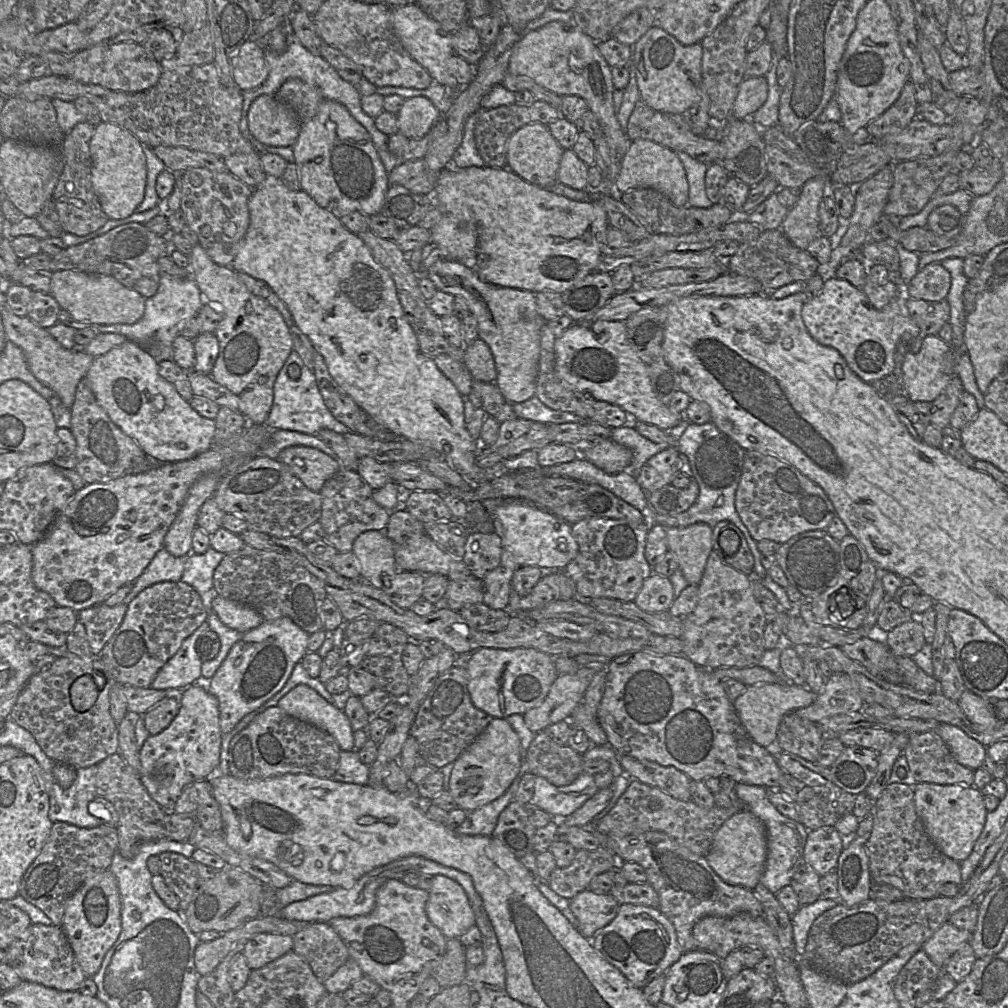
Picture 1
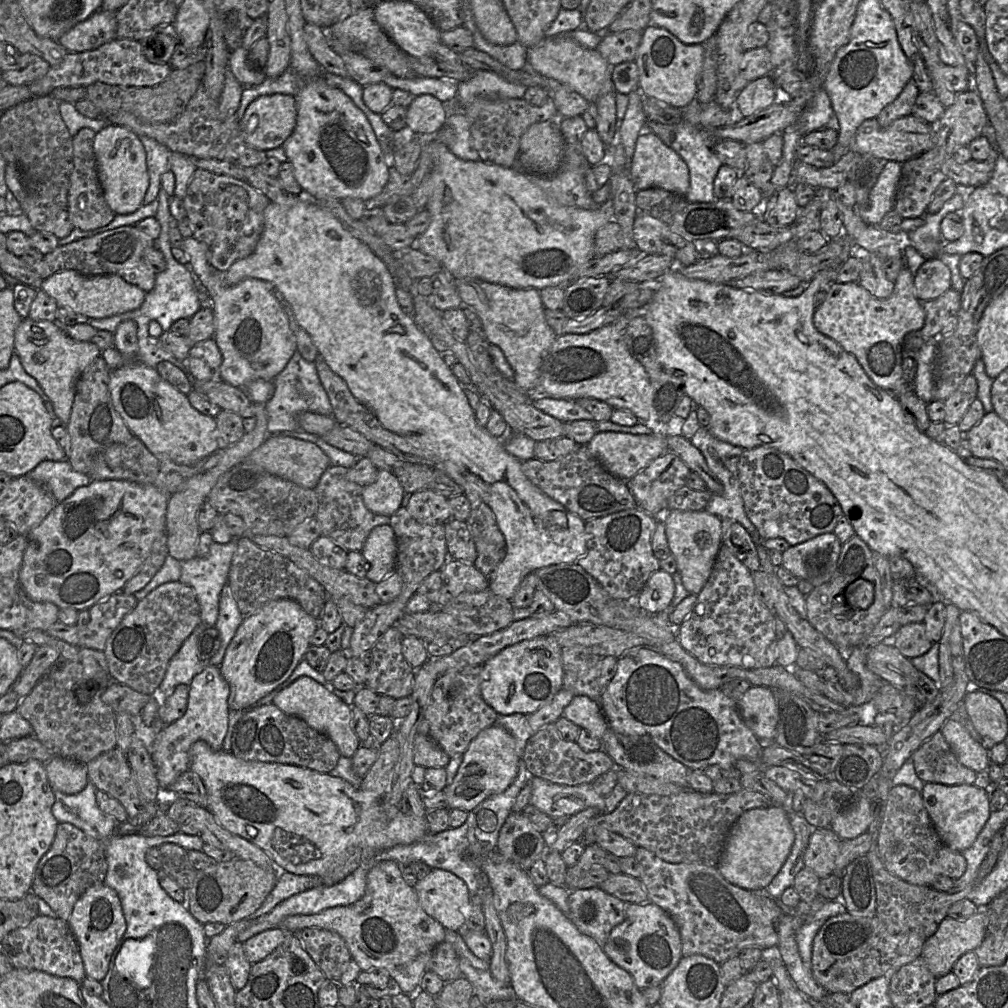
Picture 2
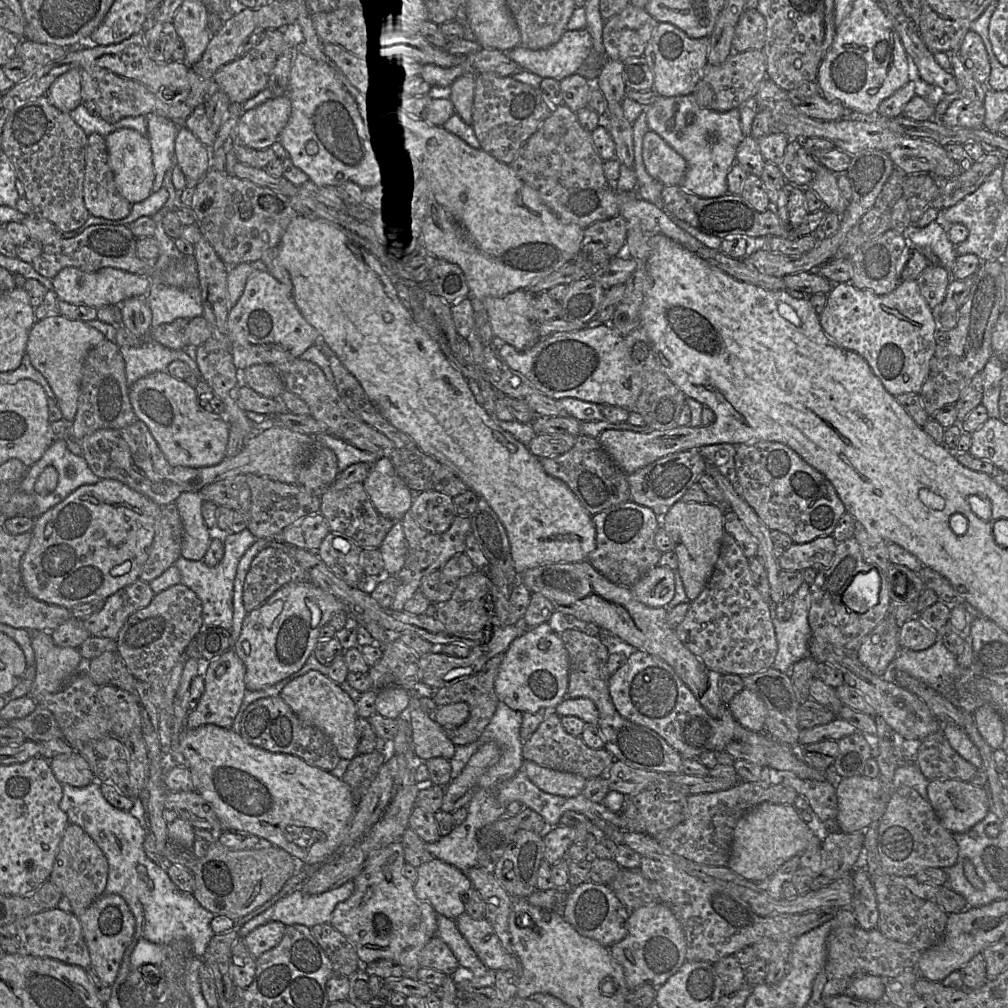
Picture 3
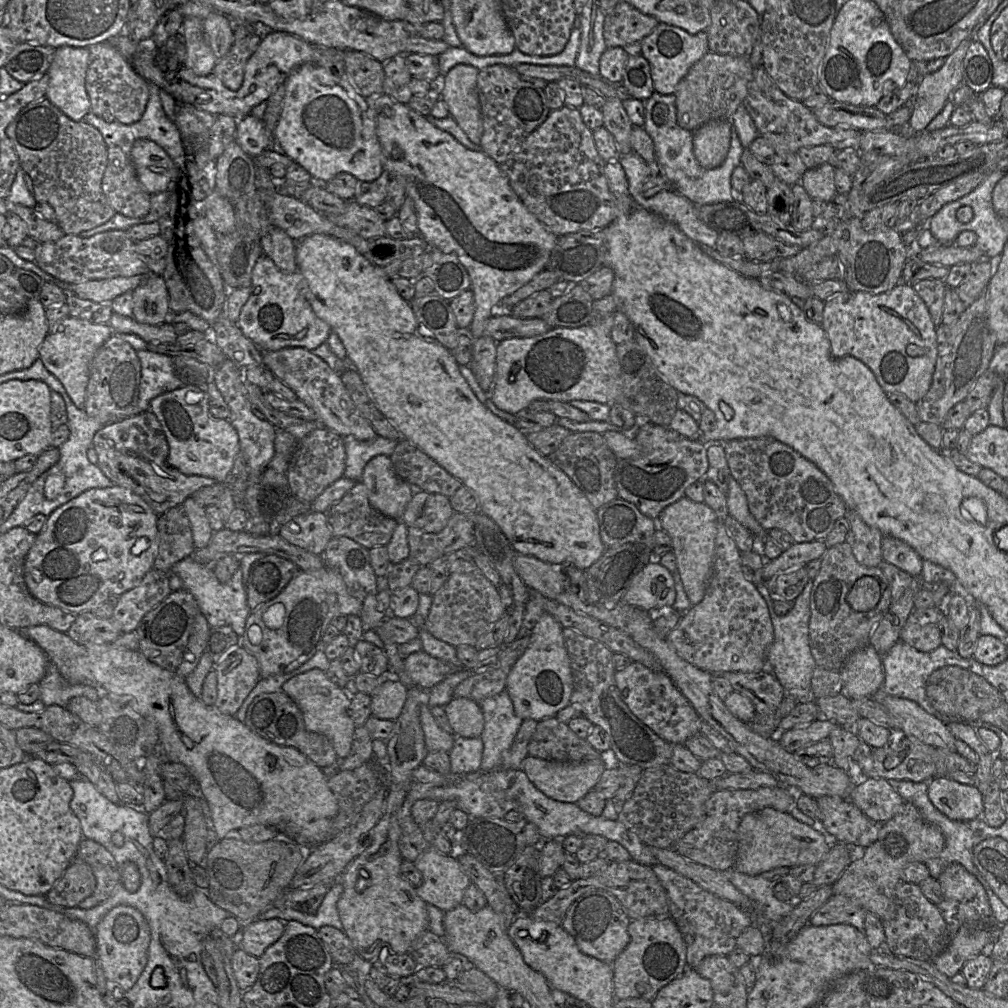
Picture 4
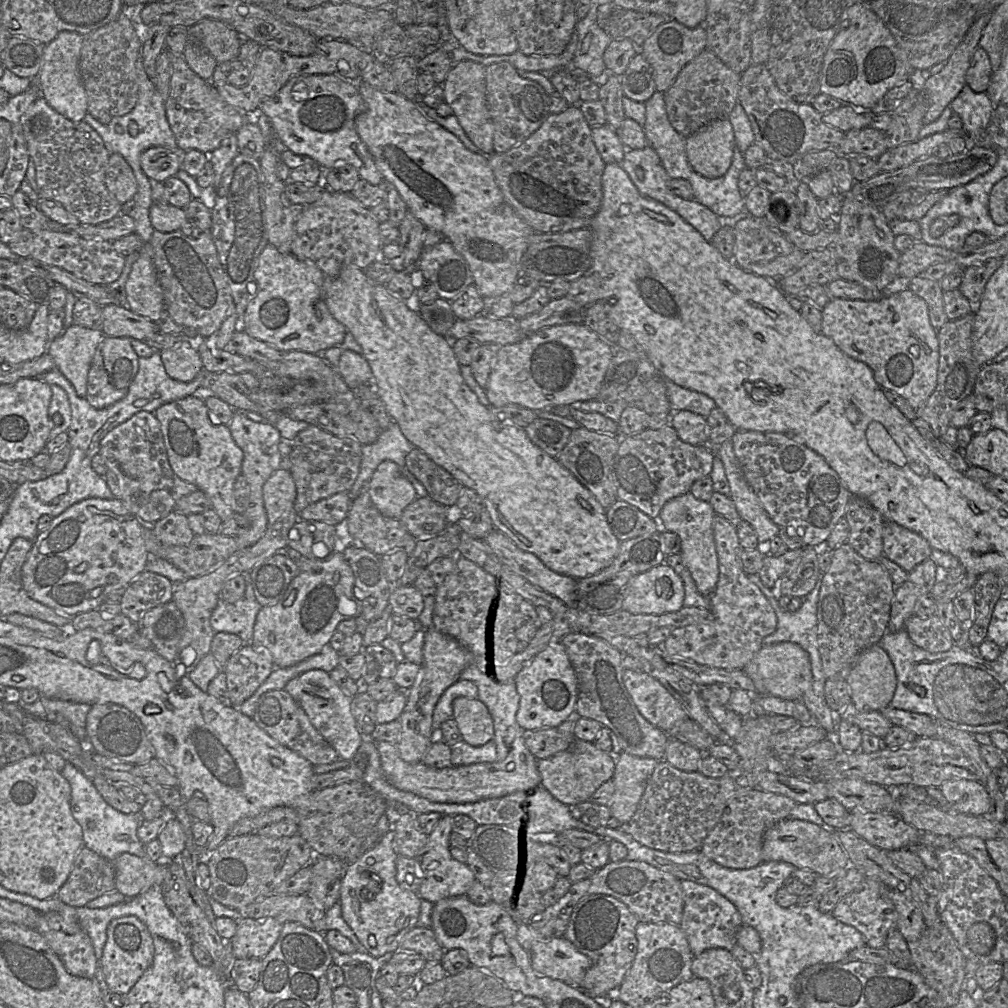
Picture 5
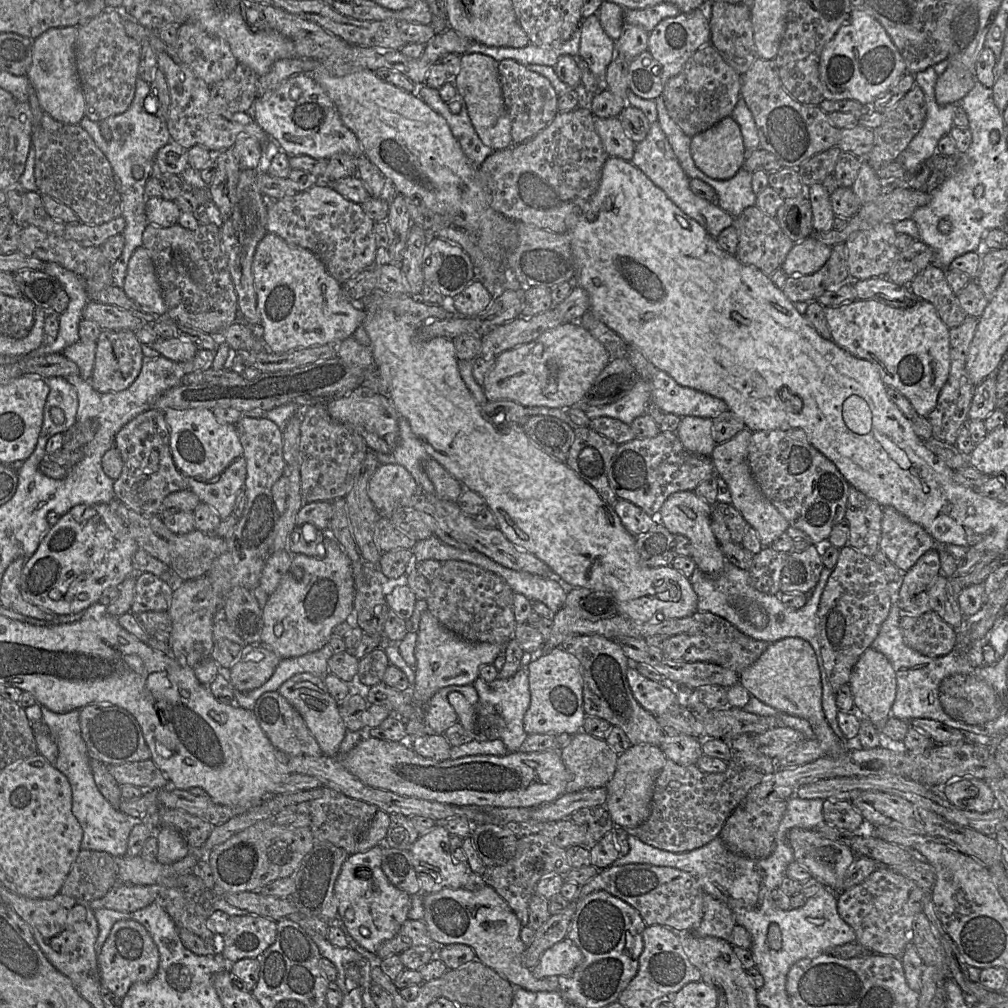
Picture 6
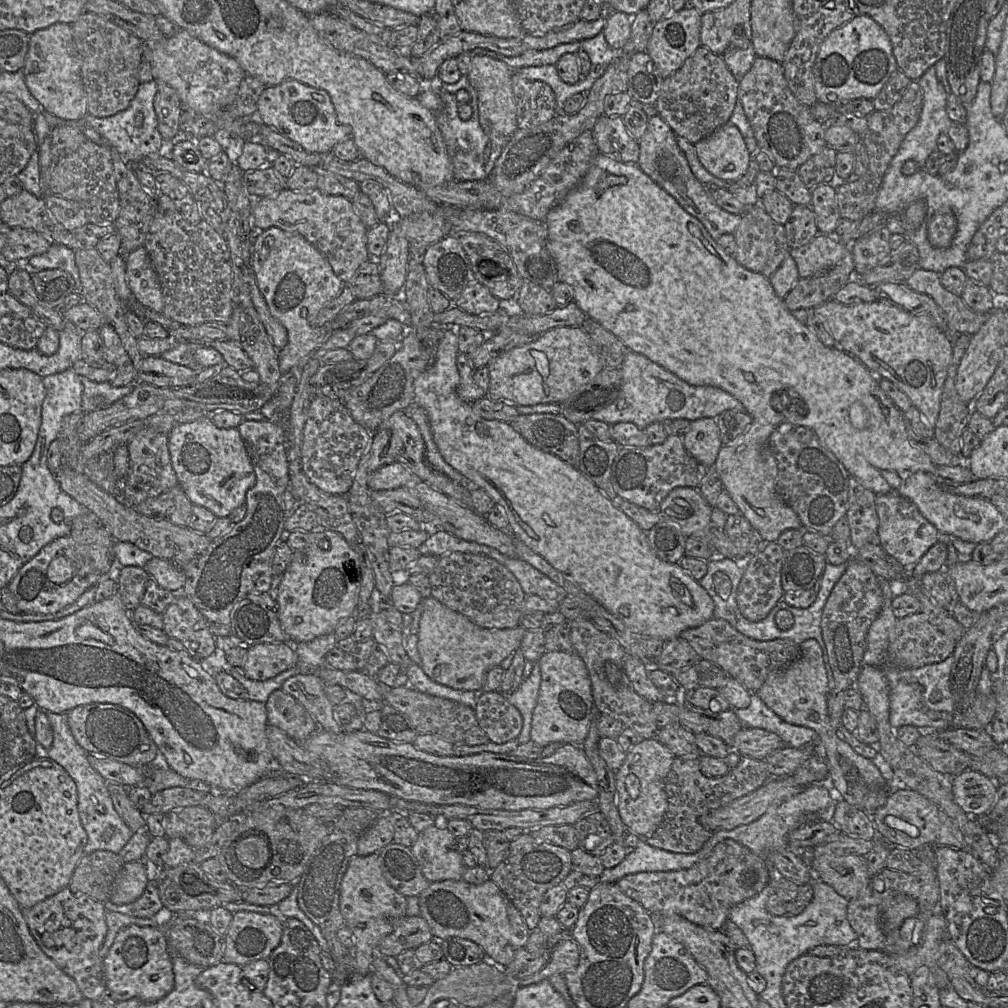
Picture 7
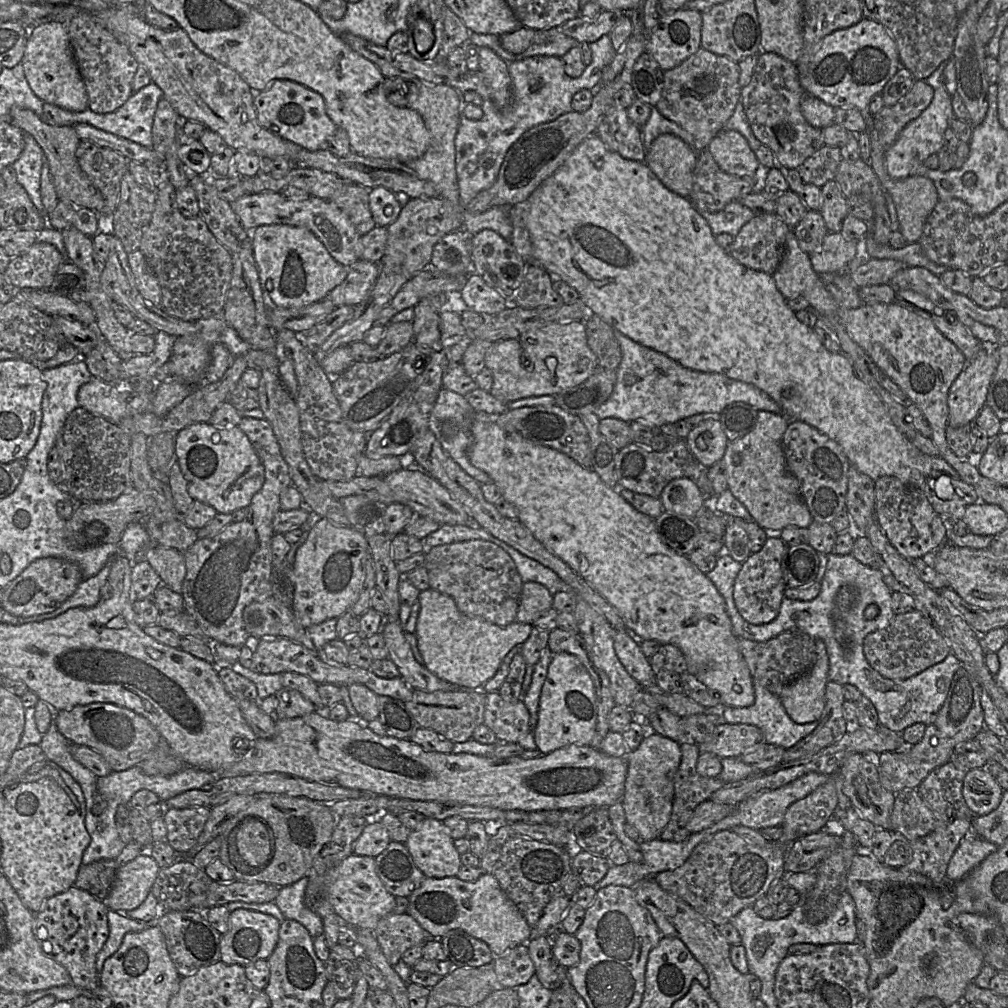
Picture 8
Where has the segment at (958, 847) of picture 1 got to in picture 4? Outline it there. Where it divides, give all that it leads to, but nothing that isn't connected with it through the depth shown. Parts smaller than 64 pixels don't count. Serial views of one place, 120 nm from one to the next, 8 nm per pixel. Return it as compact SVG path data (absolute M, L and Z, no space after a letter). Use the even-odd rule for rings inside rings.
M936 777L929 781L928 796L933 805L951 820L983 818L983 794L975 785L966 785L949 777Z

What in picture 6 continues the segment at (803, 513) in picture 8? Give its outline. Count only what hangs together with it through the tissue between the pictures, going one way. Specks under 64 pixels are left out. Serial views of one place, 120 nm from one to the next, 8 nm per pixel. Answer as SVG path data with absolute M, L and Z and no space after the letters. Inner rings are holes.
M744 428L730 440L716 444L711 458L714 464L715 474L721 476L728 484L733 506L742 514L744 519L758 533L763 547L769 547L774 540L790 527L787 519L763 494L756 483L747 460L748 445L753 431Z

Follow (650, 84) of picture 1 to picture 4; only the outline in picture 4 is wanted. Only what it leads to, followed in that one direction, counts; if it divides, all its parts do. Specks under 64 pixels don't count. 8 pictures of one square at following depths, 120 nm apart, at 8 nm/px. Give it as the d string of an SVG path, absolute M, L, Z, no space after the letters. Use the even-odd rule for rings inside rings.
M660 23L642 42L641 54L649 62L654 90L663 95L675 94L678 84L692 66L709 52L706 31L691 35L682 28Z

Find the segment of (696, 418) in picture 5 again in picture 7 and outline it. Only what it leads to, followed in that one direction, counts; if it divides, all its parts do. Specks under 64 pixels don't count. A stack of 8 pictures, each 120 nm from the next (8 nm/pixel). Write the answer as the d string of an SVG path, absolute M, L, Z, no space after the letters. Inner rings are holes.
M716 417L691 421L689 429L682 436L686 451L707 467L713 467L723 443Z

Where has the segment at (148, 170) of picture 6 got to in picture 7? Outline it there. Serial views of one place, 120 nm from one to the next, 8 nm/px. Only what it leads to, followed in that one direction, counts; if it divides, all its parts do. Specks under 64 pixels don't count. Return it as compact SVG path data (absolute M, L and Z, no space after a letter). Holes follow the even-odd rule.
M156 80L140 83L138 91L129 107L115 115L97 118L89 113L81 120L68 122L60 119L44 110L41 114L51 128L57 125L71 124L79 126L84 134L97 145L108 145L115 150L120 157L129 165L138 165L143 158L150 154L157 154L163 144L163 138L158 131L158 120L154 110L154 98L157 93Z

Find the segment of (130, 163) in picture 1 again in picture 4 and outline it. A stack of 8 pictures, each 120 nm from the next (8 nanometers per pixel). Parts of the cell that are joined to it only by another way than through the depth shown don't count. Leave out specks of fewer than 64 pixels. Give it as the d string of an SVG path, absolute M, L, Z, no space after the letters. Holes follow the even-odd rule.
M146 139L136 140L130 151L130 159L138 181L149 195L167 191L168 183L173 181L174 187L177 187L177 177L180 176L180 169L175 166L167 153L155 142Z

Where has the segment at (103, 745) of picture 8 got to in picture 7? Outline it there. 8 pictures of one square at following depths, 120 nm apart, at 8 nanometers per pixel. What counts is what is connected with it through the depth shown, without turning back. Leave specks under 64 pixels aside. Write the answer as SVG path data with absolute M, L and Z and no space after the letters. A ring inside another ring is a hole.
M94 703L78 706L69 711L67 716L75 740L90 755L131 766L157 765L157 745L140 719L127 708L110 703Z

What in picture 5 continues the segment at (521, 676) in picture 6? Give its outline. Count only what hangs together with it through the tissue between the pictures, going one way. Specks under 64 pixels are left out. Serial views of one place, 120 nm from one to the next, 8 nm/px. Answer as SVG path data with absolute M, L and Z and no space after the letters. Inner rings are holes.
M468 665L460 674L460 679L465 679L472 681L477 689L478 689L478 695L477 699L480 700L488 709L492 720L493 720L493 725L494 725L494 737L493 737L493 742L496 744L496 750L497 750L497 761L502 761L504 760L507 755L510 752L511 746L514 742L514 740L517 737L524 737L524 731L529 731L529 730L523 730L523 728L518 724L516 716L517 712L519 709L519 703L520 703L520 696L517 692L516 684L515 681L512 682L504 682L498 679L495 675L494 672L490 672L488 674L482 674L475 670L472 666Z

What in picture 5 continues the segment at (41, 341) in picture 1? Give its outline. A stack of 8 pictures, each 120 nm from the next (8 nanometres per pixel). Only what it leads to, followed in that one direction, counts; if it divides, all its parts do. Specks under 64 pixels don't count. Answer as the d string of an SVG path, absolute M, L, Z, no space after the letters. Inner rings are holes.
M73 324L48 344L47 353L53 358L55 368L72 383L80 397L87 393L89 369L103 336L101 330Z

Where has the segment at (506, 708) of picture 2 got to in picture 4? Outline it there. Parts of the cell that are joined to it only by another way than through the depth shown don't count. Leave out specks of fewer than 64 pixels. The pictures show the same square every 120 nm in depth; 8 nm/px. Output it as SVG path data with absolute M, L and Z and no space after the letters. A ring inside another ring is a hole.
M545 612L529 635L527 649L507 676L506 691L513 702L515 713L523 720L533 719L540 722L556 717L558 711L570 704L573 675L562 628L558 621Z

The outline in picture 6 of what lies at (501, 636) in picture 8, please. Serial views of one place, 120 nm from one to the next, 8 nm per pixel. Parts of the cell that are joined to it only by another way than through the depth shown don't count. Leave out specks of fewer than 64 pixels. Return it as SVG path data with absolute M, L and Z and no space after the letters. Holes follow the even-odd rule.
M428 609L421 616L417 635L415 679L412 686L414 712L406 722L408 738L411 739L426 735L424 705L440 688L451 685L472 685L479 677L480 667L493 664L497 656L504 652L506 646L489 642L466 641L444 627Z

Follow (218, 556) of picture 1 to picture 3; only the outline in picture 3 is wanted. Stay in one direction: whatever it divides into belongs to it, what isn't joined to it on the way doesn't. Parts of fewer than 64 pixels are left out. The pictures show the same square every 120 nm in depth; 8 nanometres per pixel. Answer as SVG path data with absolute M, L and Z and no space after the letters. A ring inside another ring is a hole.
M246 528L239 533L223 535L224 556L216 566L208 566L203 560L188 560L180 556L174 565L181 573L181 583L190 588L202 604L204 627L221 627L228 631L233 625L234 580L240 559L246 550L256 541L256 537Z

